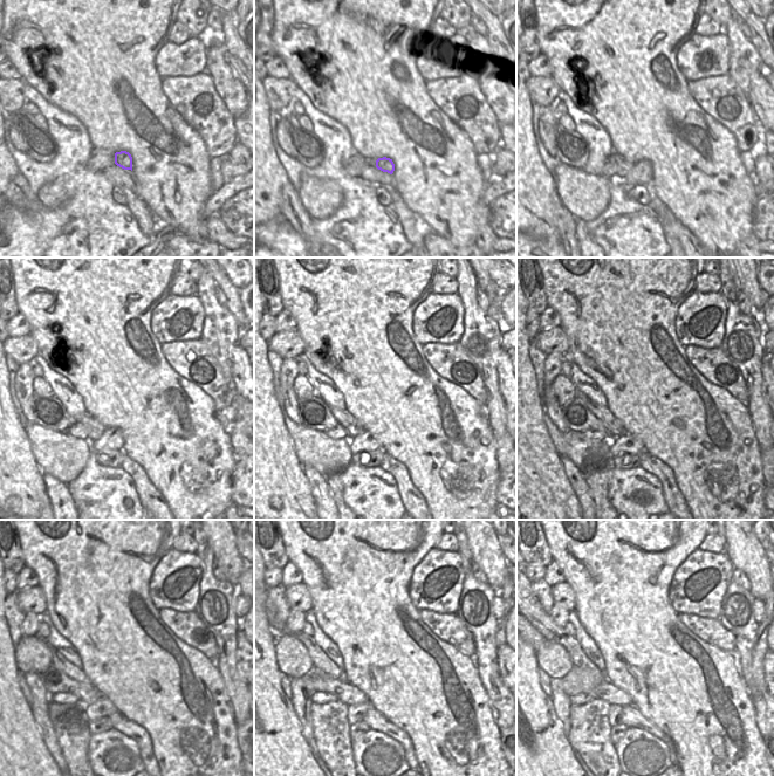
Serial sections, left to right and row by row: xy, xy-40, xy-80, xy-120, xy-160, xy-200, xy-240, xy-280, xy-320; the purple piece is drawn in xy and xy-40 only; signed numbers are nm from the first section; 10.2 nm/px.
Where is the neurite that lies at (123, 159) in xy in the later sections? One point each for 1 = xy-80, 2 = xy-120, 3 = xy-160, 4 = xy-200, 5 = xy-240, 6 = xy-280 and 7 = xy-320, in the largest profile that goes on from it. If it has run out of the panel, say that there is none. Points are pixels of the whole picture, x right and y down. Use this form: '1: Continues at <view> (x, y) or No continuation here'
1: Continues at xy-80 (641, 173)
2: Continues at xy-120 (111, 439)
3: Continues at xy-160 (364, 441)
4: Continues at xy-200 (625, 443)
5: Continues at xy-240 (103, 707)
6: Continues at xy-280 (355, 714)
7: Continues at xy-320 (615, 711)

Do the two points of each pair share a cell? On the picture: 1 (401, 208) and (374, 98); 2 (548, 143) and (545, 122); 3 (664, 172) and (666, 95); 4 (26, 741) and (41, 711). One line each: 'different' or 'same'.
1: different
2: same
3: same
4: different

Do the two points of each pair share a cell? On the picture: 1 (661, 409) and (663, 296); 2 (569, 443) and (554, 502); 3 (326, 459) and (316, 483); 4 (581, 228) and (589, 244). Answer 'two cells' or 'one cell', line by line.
1: one cell
2: two cells
3: two cells
4: one cell

